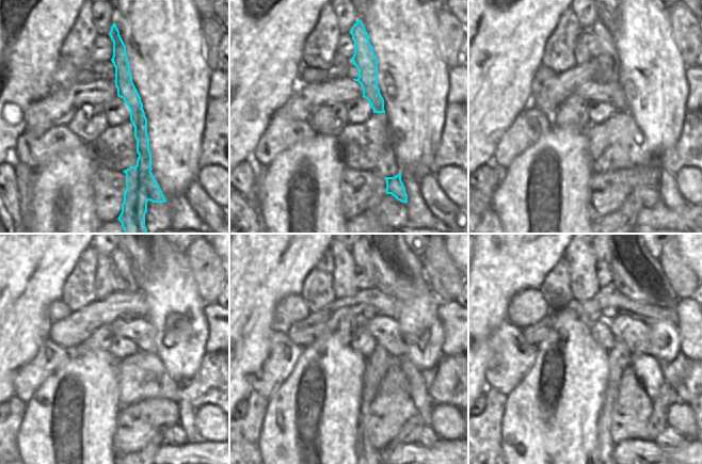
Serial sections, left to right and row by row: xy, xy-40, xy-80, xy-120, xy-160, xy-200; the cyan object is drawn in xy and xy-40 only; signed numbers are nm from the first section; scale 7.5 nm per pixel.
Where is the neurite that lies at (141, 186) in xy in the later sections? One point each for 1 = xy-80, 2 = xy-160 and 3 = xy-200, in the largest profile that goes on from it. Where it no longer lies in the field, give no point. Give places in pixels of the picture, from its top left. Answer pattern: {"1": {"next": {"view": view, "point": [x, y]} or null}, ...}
{"1": {"next": {"view": "xy-80", "point": [607, 62]}}, "2": {"next": {"view": "xy-160", "point": [363, 261]}}, "3": {"next": {"view": "xy-200", "point": [599, 255]}}}

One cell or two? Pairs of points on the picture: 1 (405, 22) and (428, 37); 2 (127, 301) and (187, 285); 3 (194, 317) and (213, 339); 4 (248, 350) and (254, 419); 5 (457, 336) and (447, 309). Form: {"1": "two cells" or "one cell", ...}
{"1": "one cell", "2": "two cells", "3": "two cells", "4": "two cells", "5": "one cell"}

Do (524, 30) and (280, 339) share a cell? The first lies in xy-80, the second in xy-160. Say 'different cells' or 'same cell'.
different cells

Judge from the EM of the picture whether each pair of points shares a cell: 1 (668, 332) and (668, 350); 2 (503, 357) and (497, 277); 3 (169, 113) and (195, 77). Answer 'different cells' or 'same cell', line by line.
1: same cell
2: different cells
3: same cell

